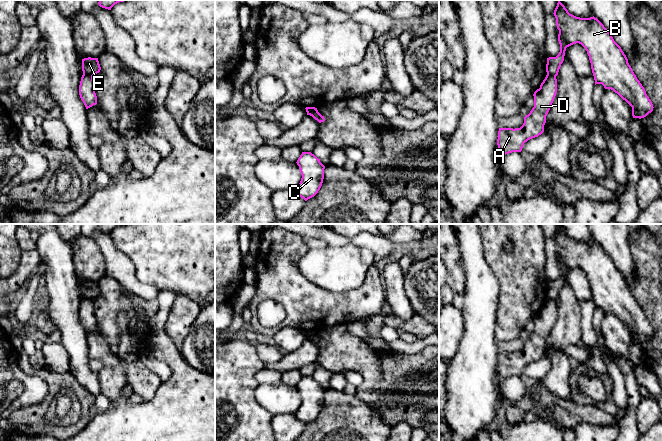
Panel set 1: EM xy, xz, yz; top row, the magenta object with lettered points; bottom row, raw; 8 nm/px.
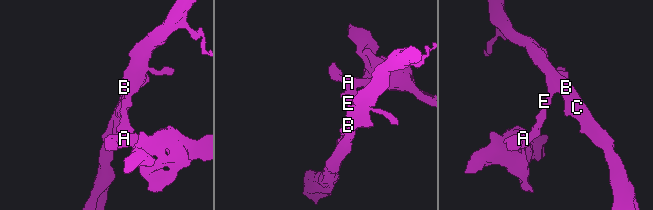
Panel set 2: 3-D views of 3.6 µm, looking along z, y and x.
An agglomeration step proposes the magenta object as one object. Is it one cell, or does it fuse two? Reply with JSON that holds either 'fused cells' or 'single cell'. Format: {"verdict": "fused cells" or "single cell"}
{"verdict": "fused cells"}

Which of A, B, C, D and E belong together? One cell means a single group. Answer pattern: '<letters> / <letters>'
A D / B C E

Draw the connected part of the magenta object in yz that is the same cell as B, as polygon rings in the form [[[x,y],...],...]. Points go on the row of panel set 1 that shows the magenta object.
[[[559,0],[553,14],[559,30],[560,52],[556,57],[547,58],[548,75],[558,75],[566,48],[579,43],[589,56],[595,85],[602,84],[617,93],[632,107],[633,118],[644,118],[653,111],[653,104],[626,55],[597,18],[576,17]]]

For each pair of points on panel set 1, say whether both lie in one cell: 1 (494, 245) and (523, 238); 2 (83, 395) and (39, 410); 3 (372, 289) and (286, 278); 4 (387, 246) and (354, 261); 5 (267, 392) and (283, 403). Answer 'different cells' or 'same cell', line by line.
1: same cell
2: same cell
3: same cell
4: different cells
5: same cell

